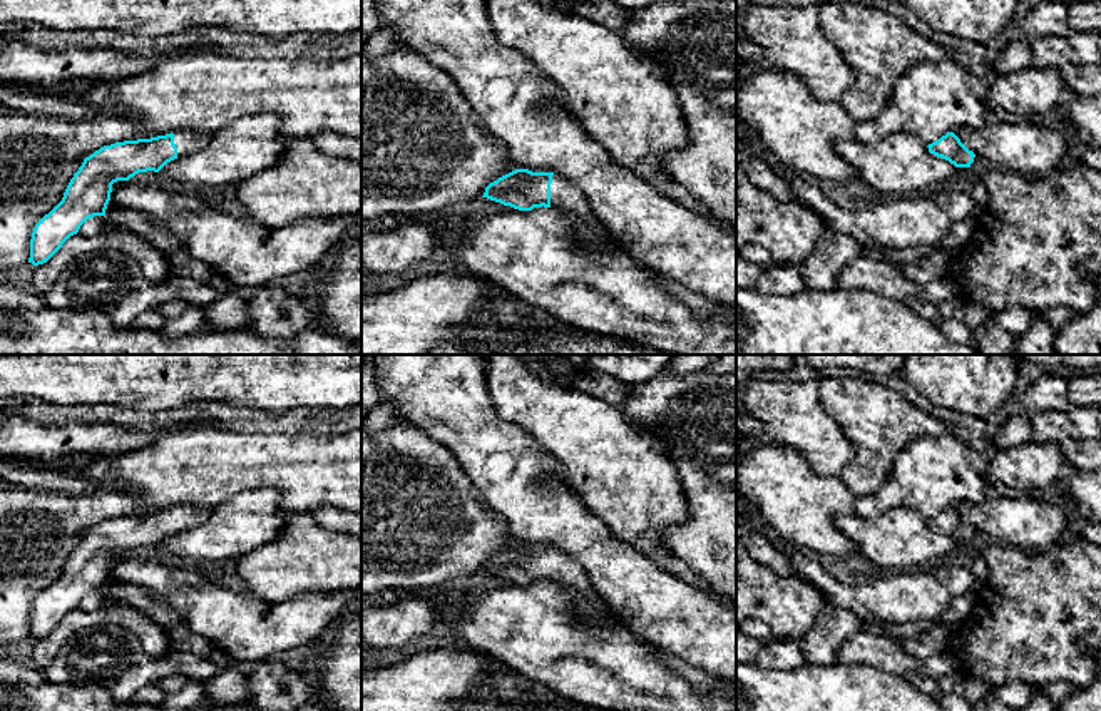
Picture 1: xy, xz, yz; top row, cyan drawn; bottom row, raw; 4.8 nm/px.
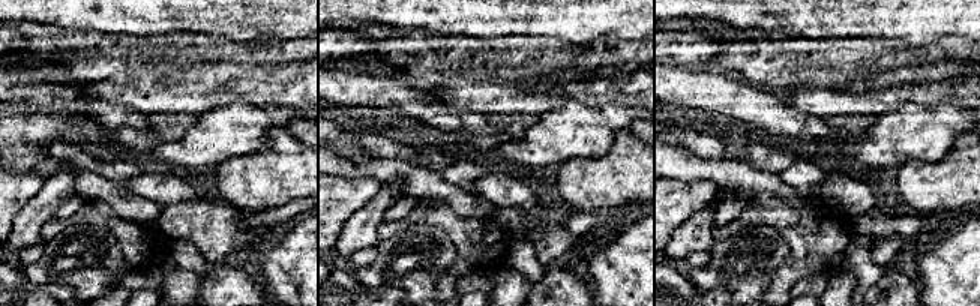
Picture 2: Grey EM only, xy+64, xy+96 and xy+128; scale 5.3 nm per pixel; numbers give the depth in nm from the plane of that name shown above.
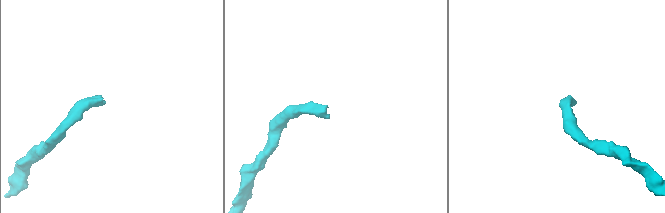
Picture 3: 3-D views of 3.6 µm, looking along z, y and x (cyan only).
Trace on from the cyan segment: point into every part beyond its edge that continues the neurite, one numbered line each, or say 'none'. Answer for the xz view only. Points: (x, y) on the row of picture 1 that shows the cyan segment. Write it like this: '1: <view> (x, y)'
1: xz (566, 198)

